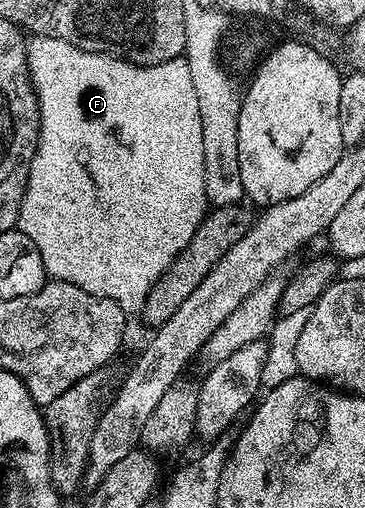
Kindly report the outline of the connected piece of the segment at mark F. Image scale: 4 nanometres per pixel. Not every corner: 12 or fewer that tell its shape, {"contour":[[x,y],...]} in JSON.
{"contour":[[35,36],[19,207],[142,313],[209,211],[197,93]]}

